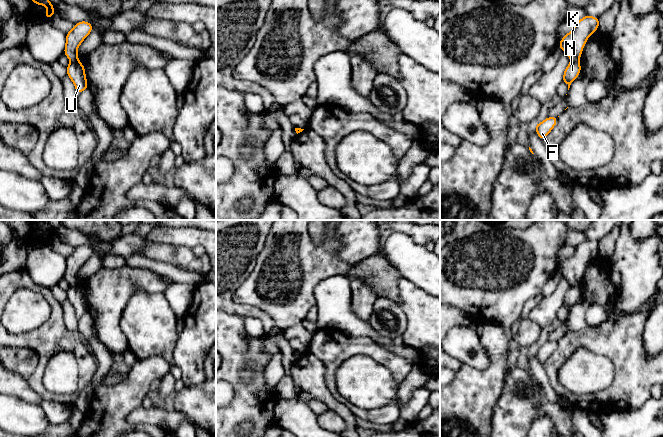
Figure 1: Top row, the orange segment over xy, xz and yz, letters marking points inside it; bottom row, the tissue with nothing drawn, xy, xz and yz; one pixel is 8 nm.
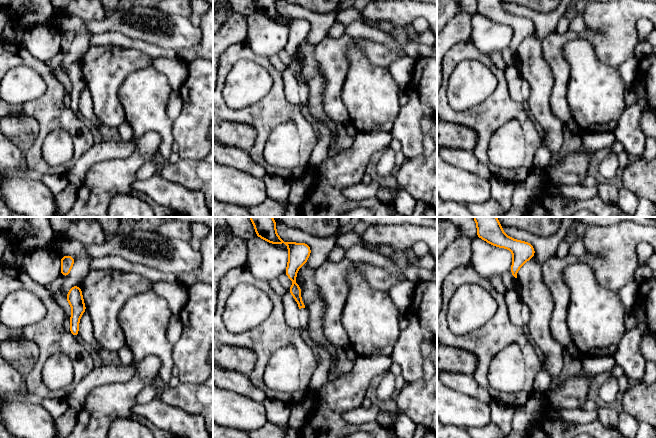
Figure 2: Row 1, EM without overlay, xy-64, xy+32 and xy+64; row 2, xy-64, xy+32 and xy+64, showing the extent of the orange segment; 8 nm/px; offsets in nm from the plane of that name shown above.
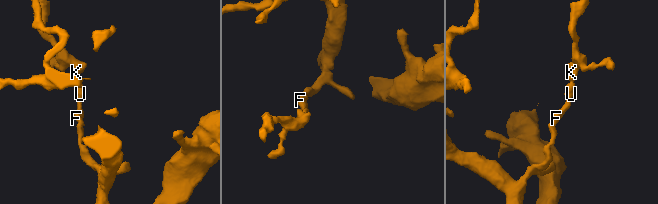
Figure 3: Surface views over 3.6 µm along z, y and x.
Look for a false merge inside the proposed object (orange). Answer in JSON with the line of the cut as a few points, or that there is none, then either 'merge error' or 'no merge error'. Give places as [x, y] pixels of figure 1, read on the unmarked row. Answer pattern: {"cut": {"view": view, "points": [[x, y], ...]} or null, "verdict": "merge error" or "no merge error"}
{"cut": {"view": "xy", "points": [[71, 284], [76, 285]]}, "verdict": "merge error"}

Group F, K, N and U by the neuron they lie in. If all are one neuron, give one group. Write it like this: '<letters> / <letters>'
F N U / K

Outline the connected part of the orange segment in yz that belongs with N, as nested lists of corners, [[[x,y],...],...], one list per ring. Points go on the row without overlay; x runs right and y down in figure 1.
[[[572,285],[565,293],[563,300],[563,307],[568,309],[568,314],[571,307],[578,301],[581,296],[581,290],[579,286]]]

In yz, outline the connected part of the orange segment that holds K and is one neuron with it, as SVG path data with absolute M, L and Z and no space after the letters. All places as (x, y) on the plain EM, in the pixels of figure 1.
M586 239L575 247L574 253L559 266L559 271L572 285L579 285L589 260L599 252L599 242Z

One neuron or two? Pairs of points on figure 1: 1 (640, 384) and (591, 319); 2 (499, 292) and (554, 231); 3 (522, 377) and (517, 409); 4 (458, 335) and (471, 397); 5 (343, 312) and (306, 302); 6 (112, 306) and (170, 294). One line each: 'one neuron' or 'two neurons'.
1: two neurons
2: one neuron
3: one neuron
4: two neurons
5: two neurons
6: two neurons

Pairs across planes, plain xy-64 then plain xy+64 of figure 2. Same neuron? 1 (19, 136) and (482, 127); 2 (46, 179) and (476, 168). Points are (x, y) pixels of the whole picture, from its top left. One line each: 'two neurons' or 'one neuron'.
1: two neurons
2: two neurons

